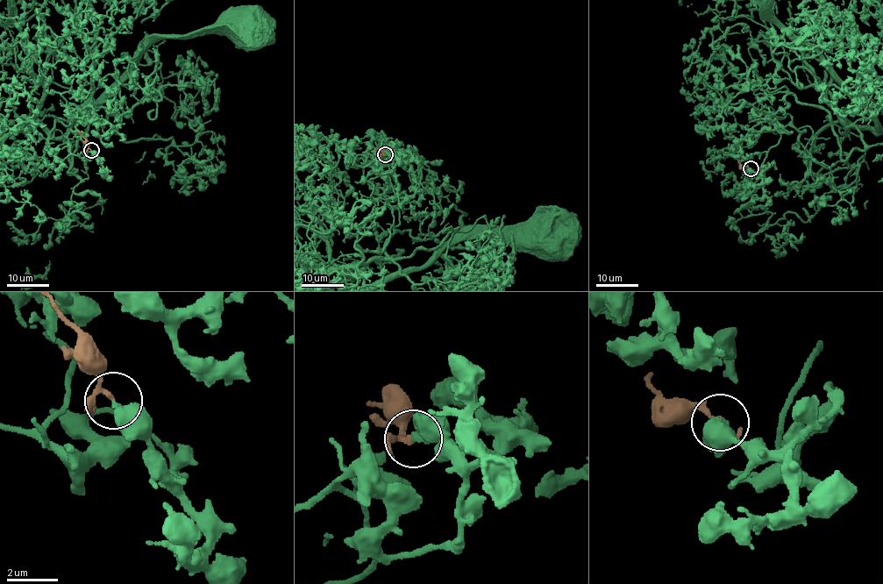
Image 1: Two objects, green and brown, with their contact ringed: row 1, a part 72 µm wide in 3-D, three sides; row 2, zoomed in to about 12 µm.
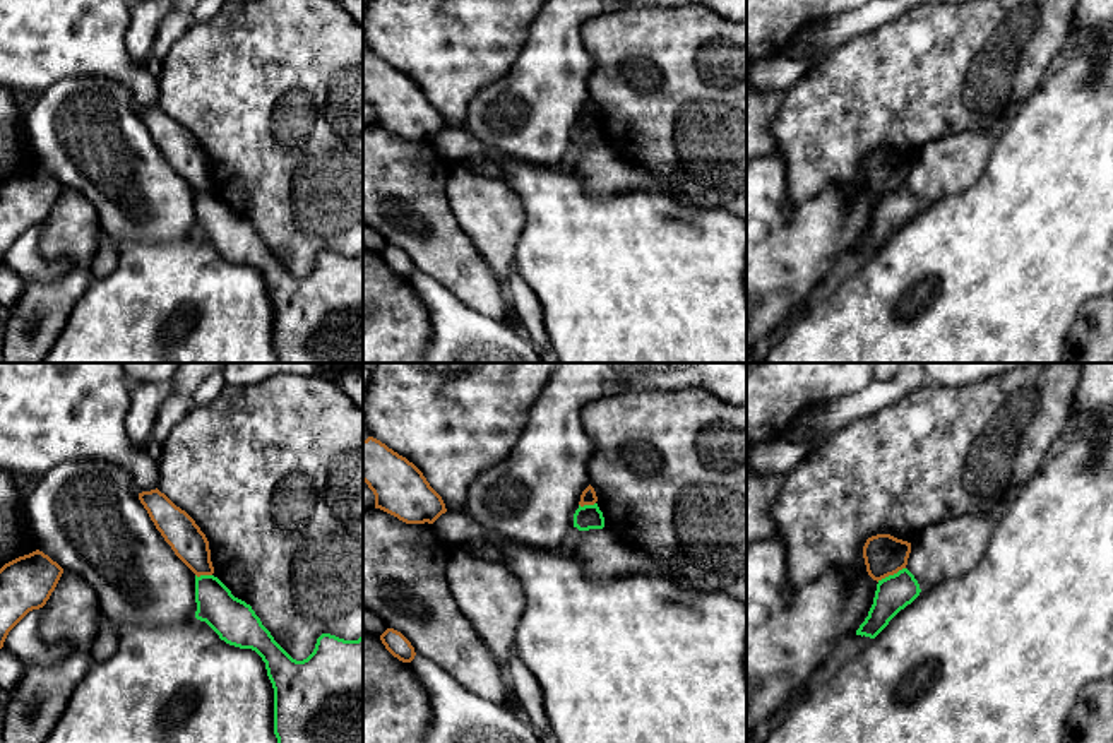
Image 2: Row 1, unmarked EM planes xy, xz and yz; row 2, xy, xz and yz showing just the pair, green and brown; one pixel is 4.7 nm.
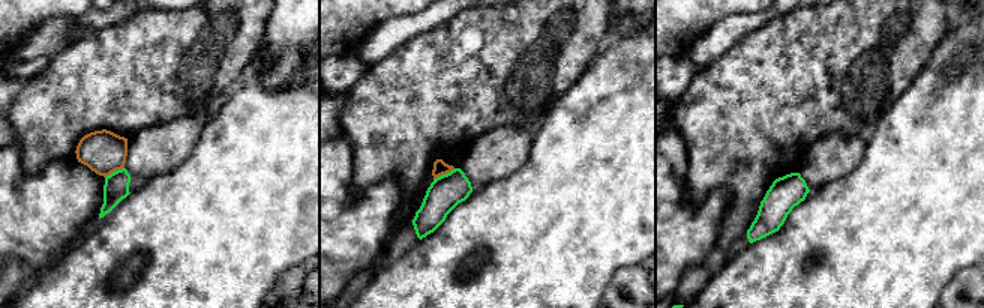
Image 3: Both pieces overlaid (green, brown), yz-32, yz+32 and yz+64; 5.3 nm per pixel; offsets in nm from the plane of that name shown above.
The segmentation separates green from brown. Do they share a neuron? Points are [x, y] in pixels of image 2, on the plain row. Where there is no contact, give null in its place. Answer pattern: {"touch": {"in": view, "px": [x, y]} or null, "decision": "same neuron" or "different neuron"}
{"touch": {"in": "yz", "px": [891, 192]}, "decision": "different neuron"}

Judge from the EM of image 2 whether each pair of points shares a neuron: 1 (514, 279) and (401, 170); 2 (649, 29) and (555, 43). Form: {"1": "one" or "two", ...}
{"1": "two", "2": "two"}

